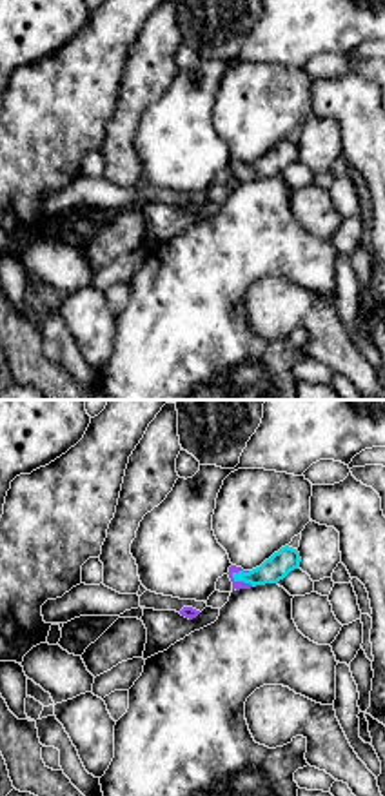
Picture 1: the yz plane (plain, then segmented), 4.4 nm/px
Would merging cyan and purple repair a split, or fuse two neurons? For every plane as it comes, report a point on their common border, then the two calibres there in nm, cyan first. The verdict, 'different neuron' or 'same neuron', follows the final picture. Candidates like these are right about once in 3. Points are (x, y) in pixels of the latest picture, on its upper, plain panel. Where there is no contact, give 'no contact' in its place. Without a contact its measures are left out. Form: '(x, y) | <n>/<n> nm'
(242, 173) | 110/40 nm

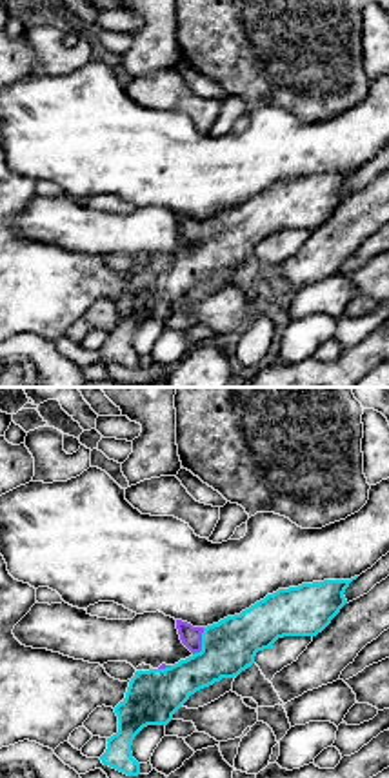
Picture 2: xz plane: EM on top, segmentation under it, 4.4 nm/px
(202, 235) | 240/100 nm

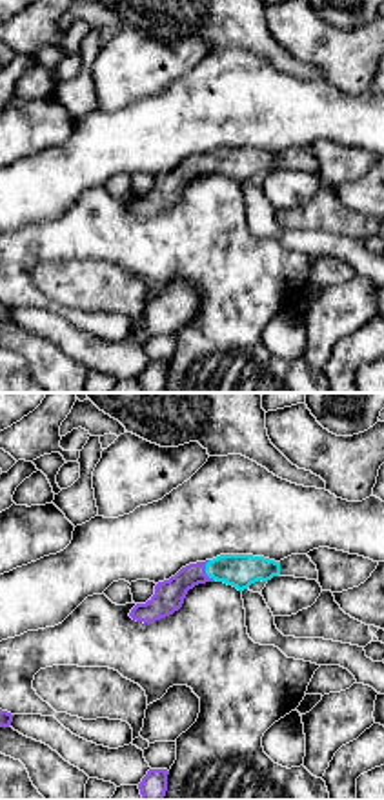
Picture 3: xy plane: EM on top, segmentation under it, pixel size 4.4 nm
(206, 164) | 150/130 nm

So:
same neuron

